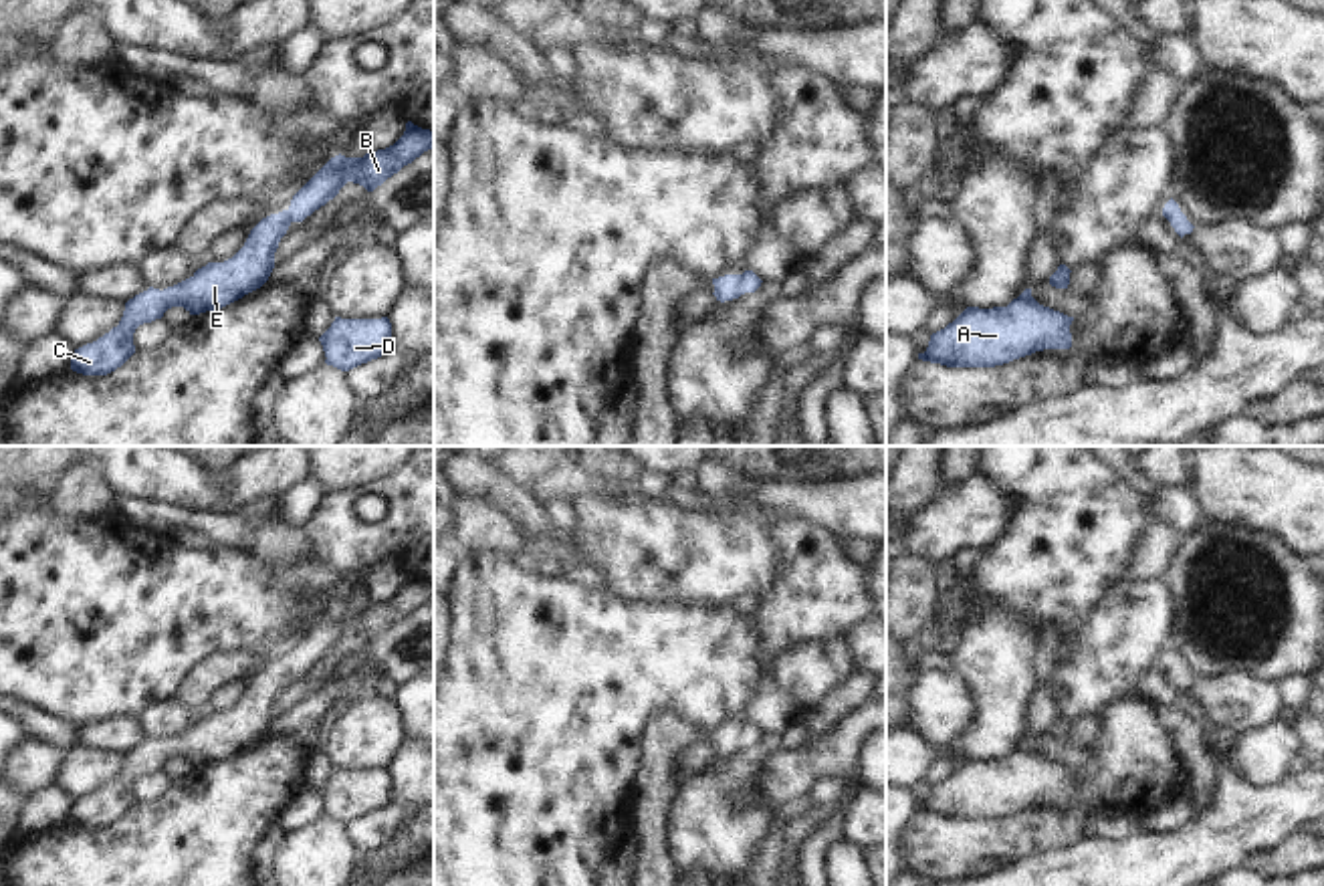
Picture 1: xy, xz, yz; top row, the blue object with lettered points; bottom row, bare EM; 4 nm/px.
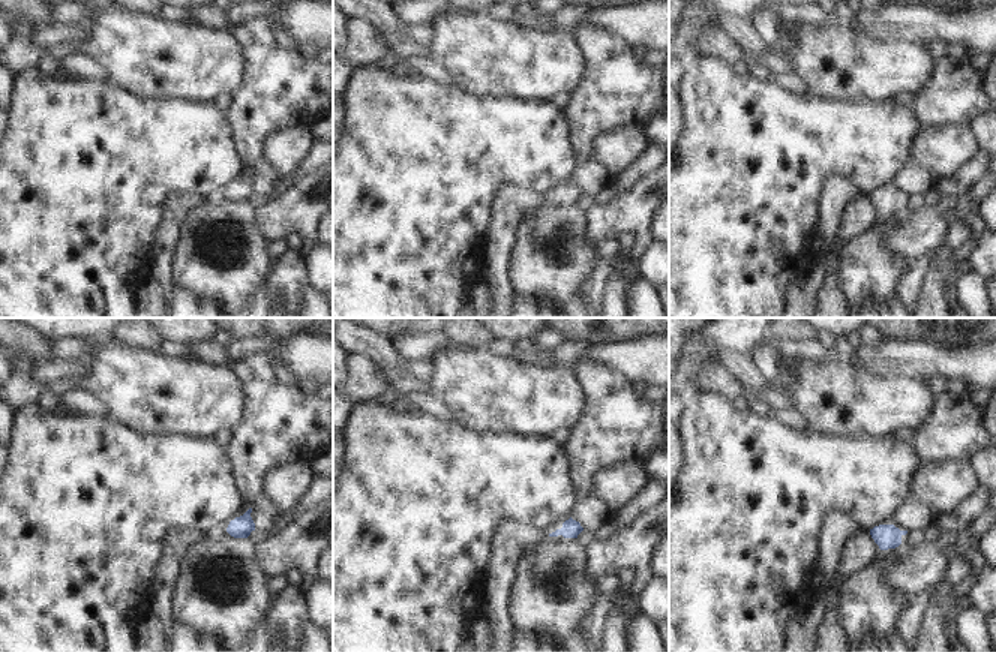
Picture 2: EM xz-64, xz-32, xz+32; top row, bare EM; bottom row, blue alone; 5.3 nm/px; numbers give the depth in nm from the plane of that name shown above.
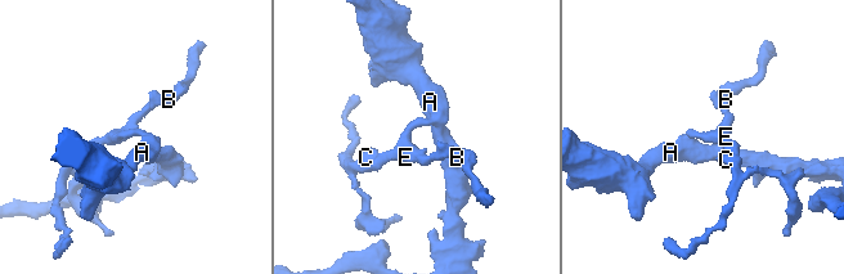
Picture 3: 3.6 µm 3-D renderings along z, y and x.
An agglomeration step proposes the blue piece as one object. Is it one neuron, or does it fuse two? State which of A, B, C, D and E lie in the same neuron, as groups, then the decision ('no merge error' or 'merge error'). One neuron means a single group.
A B C D E | no merge error

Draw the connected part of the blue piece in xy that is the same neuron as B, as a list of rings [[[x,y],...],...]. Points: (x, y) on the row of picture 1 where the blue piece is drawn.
[[[408,121],[404,135],[385,149],[369,149],[363,157],[345,157],[341,153],[331,157],[293,196],[287,210],[262,218],[250,230],[244,246],[232,258],[208,262],[174,287],[163,291],[149,287],[129,299],[117,327],[97,341],[75,349],[71,369],[83,375],[107,375],[135,353],[135,329],[161,319],[168,309],[184,307],[190,315],[200,315],[218,311],[260,289],[274,268],[274,252],[293,222],[303,222],[325,206],[347,182],[373,192],[432,147],[434,133]]]

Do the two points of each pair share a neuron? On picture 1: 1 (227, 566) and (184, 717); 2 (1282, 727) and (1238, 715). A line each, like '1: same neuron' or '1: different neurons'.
1: different neurons
2: different neurons

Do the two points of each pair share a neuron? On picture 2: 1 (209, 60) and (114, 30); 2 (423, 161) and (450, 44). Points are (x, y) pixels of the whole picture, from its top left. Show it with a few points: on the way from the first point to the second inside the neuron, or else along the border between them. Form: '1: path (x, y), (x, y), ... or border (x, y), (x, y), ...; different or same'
1: path (185, 60), (180, 60), (168, 48), (138, 48); same
2: border (452, 83), (471, 93), (485, 96); different

